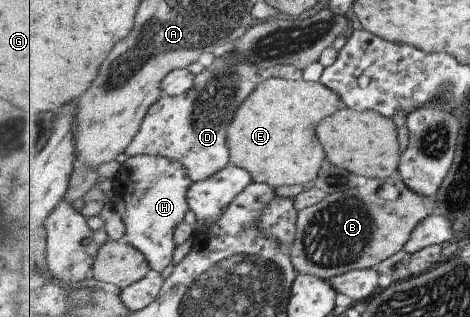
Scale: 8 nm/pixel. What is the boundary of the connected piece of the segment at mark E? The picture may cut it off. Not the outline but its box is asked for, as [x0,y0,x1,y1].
[228,78,343,189]

